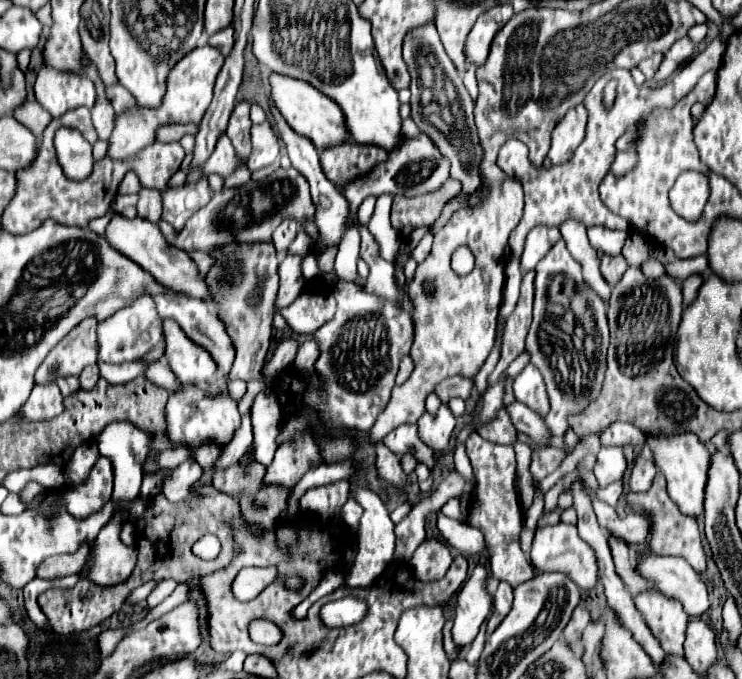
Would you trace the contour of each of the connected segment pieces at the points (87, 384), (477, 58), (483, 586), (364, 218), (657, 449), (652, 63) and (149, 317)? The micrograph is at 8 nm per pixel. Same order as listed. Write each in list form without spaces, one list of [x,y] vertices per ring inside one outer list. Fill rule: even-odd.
[[[88,365],[88,367],[82,369],[78,379],[80,379],[80,387],[82,389],[92,389],[96,385],[96,381],[100,379],[100,371],[98,371],[96,365]]]
[[[504,3],[504,5],[496,5],[492,9],[488,9],[486,13],[482,13],[476,19],[476,23],[474,23],[474,27],[466,39],[468,61],[474,61],[476,65],[484,63],[484,57],[488,57],[492,37],[506,25],[506,21],[512,15],[514,15],[512,5]]]
[[[476,565],[456,597],[456,621],[452,637],[456,645],[470,645],[478,635],[480,625],[492,611],[492,595],[488,593],[488,571]]]
[[[374,196],[367,197],[358,208],[358,220],[360,221],[361,225],[367,226],[368,222],[370,221],[370,217],[374,211],[376,199],[377,198]]]
[[[694,433],[648,437],[648,445],[654,453],[654,461],[658,469],[666,475],[670,499],[678,505],[678,509],[684,515],[690,515],[690,517],[702,515],[704,513],[704,491],[708,483],[708,469],[710,469],[710,457],[712,457],[706,445],[702,445]]]
[[[656,53],[656,55],[652,55],[652,59],[640,61],[638,67],[640,67],[640,71],[644,73],[646,79],[652,79],[654,73],[656,73],[656,69],[658,69],[658,65],[660,65],[660,61],[662,61],[662,53]]]
[[[148,291],[132,301],[132,305],[116,311],[112,317],[104,319],[96,327],[96,345],[98,345],[98,361],[102,363],[126,363],[136,361],[150,349],[154,349],[162,341],[162,319],[156,313],[156,303]]]

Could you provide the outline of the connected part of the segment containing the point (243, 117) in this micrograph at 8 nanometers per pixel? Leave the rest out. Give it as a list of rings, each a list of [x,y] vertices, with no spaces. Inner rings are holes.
[[[236,101],[234,111],[230,115],[230,123],[226,129],[226,135],[230,137],[236,155],[240,157],[240,161],[248,159],[248,153],[252,151],[252,143],[250,143],[250,105],[246,101]]]

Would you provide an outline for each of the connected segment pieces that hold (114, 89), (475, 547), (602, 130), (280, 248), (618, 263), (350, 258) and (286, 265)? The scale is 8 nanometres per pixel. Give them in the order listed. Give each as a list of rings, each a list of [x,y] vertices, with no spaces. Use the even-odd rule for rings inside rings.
[[[116,83],[112,87],[106,87],[106,93],[108,93],[110,101],[112,101],[112,107],[114,107],[116,115],[120,115],[120,113],[124,113],[124,111],[128,111],[128,109],[132,109],[136,105],[136,99],[120,83]]]
[[[438,513],[438,529],[444,539],[462,555],[476,555],[486,549],[484,533],[467,523],[460,523],[442,513]]]
[[[714,37],[704,51],[700,51],[698,55],[694,55],[692,59],[686,61],[686,65],[674,75],[674,81],[666,81],[664,85],[658,87],[650,87],[650,85],[642,85],[638,87],[630,73],[624,69],[612,69],[610,73],[606,73],[600,81],[596,81],[596,85],[590,89],[590,93],[584,99],[584,107],[588,109],[588,127],[586,127],[586,137],[582,141],[582,145],[576,149],[574,157],[568,163],[562,165],[552,165],[550,169],[532,169],[530,161],[528,161],[528,147],[522,141],[507,141],[500,149],[497,163],[508,173],[514,177],[520,177],[522,185],[524,185],[524,195],[526,195],[526,207],[524,207],[524,215],[522,221],[518,223],[518,227],[512,231],[510,237],[510,249],[512,255],[520,257],[522,255],[522,247],[524,247],[524,239],[528,235],[528,231],[536,225],[548,225],[548,227],[558,227],[562,221],[566,219],[578,219],[580,223],[584,223],[586,227],[592,225],[604,225],[608,229],[628,229],[628,225],[624,225],[624,221],[620,221],[620,217],[616,217],[614,213],[610,213],[606,209],[606,205],[602,205],[600,195],[598,195],[598,185],[600,179],[610,171],[608,165],[612,165],[612,157],[616,153],[614,149],[614,141],[626,131],[632,129],[634,125],[638,125],[642,121],[644,115],[648,115],[650,111],[654,111],[656,107],[672,107],[678,99],[682,99],[688,91],[694,89],[696,81],[706,73],[706,71],[716,71],[722,63],[722,55],[724,55],[724,41],[720,37]],[[616,79],[618,81],[618,95],[614,99],[614,105],[610,109],[606,109],[604,105],[604,85]]]
[[[284,219],[278,225],[278,229],[274,231],[272,239],[274,239],[274,247],[276,247],[280,257],[284,257],[288,253],[288,247],[290,247],[290,243],[296,237],[296,229],[298,229],[298,221],[296,219]]]
[[[608,255],[600,257],[600,273],[610,287],[614,287],[620,281],[626,267],[628,267],[628,263],[622,255],[620,257],[608,257]]]
[[[350,228],[348,230],[348,237],[344,237],[344,241],[338,247],[338,255],[336,255],[336,263],[334,263],[334,269],[336,269],[336,273],[338,273],[340,279],[346,279],[346,281],[358,279],[356,261],[358,261],[360,243],[359,229]]]
[[[286,255],[286,259],[278,265],[280,285],[275,303],[277,309],[288,307],[304,291],[306,279],[302,275],[300,265],[300,255]]]

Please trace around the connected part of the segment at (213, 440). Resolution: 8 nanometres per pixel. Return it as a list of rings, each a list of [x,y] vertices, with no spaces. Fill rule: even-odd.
[[[182,387],[180,393],[170,393],[166,403],[166,439],[170,445],[186,445],[198,449],[202,445],[224,447],[232,441],[240,427],[240,413],[236,401],[224,393],[224,397],[204,397],[204,387]]]

